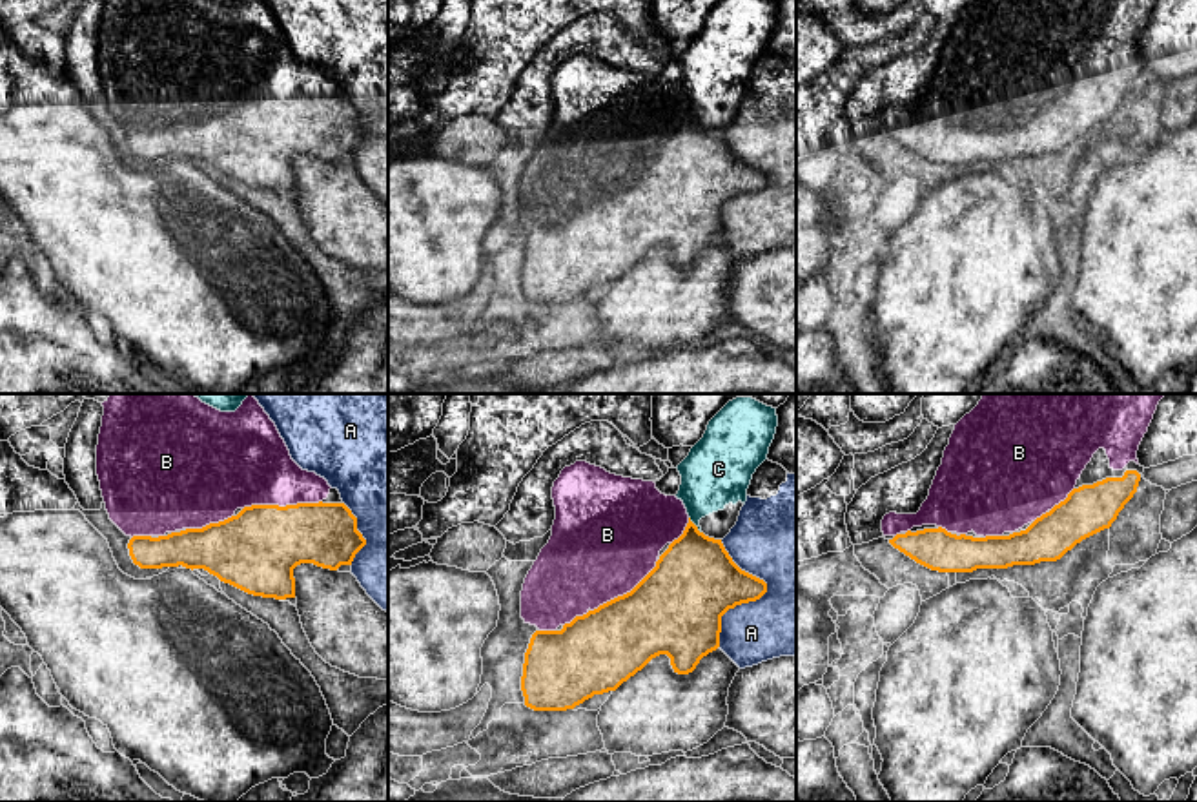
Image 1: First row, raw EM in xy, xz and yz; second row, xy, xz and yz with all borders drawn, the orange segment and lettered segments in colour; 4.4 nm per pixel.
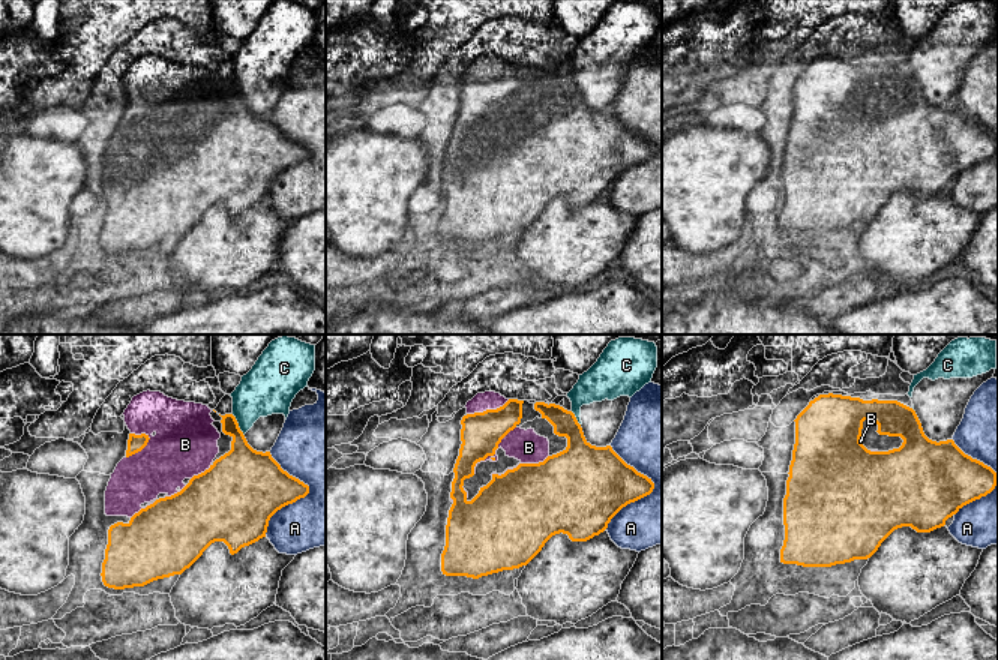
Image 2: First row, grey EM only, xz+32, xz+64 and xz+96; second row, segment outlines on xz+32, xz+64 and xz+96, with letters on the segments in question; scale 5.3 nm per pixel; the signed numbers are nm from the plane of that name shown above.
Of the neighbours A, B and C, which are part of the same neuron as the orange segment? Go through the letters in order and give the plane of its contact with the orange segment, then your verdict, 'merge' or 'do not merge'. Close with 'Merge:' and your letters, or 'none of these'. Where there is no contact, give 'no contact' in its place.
A: contact in xz; do not merge
B: contact in xz; merge
C: contact in xz; do not merge
Merge: B

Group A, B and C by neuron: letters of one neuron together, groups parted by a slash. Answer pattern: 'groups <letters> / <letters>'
groups A / B / C

